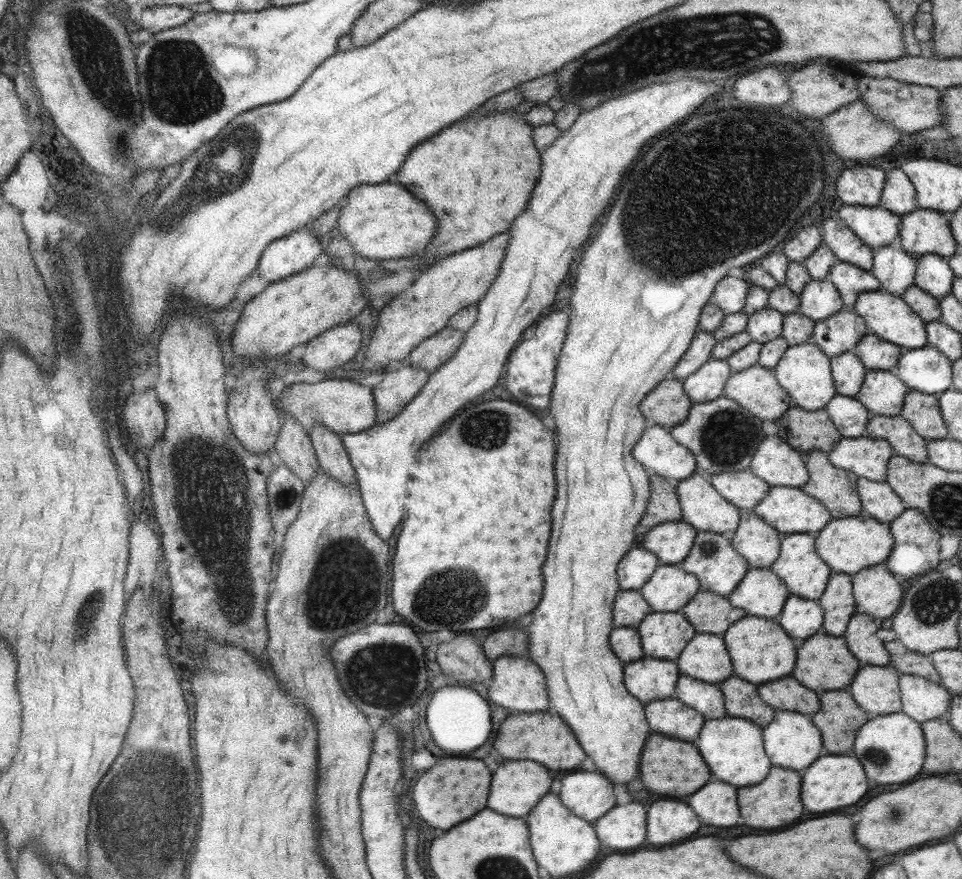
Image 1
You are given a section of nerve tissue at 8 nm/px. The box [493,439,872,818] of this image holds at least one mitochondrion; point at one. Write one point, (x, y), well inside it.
(708, 549)

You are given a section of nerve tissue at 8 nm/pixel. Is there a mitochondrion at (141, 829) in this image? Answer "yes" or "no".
yes

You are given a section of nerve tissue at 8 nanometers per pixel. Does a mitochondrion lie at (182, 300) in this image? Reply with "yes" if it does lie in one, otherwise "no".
no

